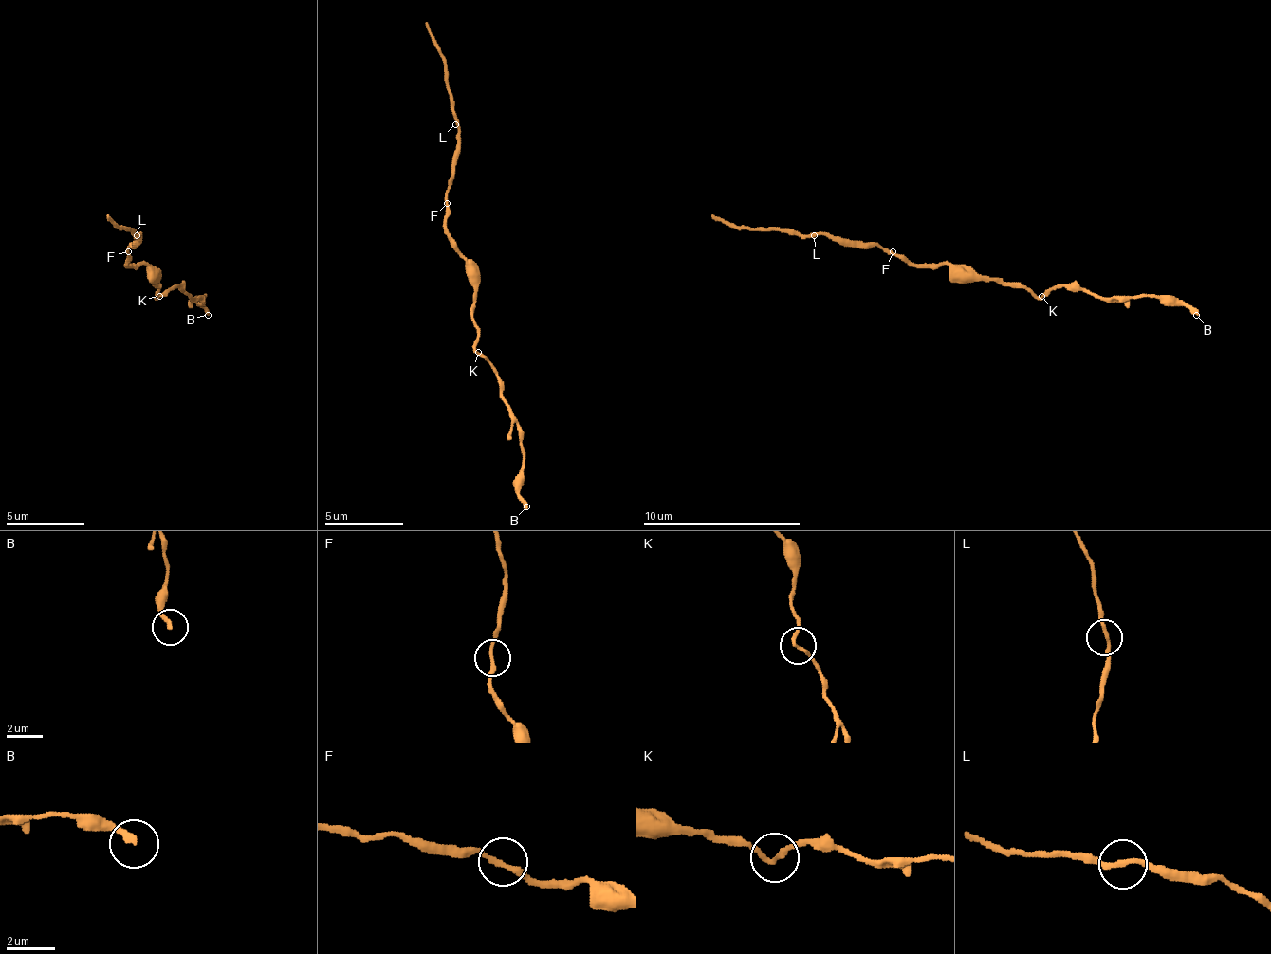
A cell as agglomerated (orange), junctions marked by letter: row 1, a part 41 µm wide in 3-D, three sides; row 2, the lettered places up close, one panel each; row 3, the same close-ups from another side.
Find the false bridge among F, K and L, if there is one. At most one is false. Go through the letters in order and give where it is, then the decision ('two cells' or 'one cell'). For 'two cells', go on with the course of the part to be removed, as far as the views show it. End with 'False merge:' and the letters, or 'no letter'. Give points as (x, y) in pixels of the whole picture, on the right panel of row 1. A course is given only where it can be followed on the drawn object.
F: (893, 251) | one cell
K: (1041, 296) | one cell
L: (814, 235) | one cell
False merge: no letter

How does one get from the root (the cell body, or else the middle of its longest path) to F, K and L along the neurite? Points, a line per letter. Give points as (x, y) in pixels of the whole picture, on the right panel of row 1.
F: (956, 275), (944, 263), (904, 263), (893, 251)
K: (956, 275), (987, 275), (1007, 283), (1019, 283), (1035, 295), (1042, 295)
L: (956, 275), (944, 263), (904, 263), (880, 247), (849, 244), (829, 235), (814, 235)

